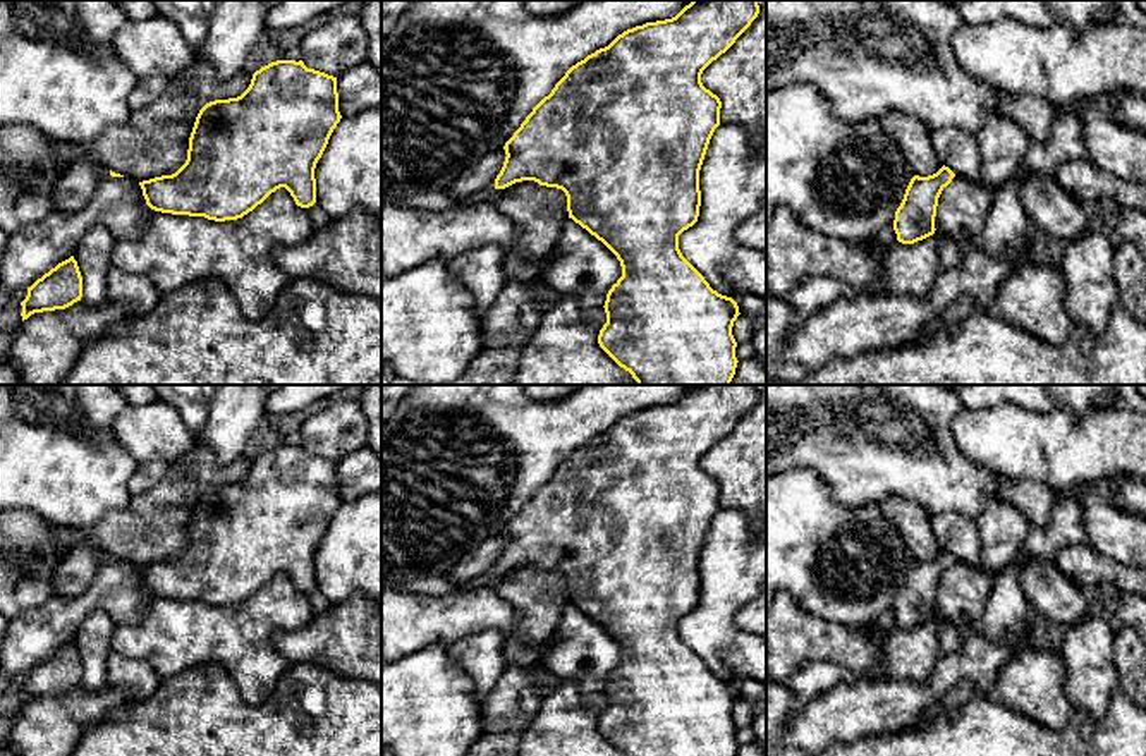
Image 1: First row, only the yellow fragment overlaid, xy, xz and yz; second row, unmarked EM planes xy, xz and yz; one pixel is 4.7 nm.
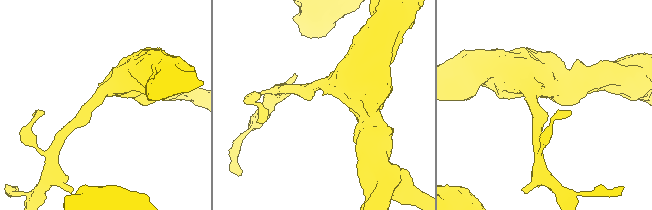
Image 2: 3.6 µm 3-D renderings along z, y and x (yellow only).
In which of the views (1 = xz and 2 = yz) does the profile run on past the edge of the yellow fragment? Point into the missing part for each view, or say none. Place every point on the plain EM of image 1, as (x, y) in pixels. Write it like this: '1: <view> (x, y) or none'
1: none
2: none

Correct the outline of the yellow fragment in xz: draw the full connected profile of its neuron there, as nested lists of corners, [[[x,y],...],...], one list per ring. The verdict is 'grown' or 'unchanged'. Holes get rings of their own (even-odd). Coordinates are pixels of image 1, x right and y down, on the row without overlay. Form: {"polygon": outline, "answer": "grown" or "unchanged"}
{"polygon": [[[692,385],[675,402],[646,407],[619,419],[608,431],[572,450],[505,527],[505,546],[495,574],[534,565],[562,574],[569,603],[601,625],[620,646],[622,662],[605,686],[607,708],[600,732],[625,756],[735,756],[732,720],[739,691],[710,672],[682,641],[679,620],[699,601],[699,555],[722,486],[701,467],[703,455],[725,438],[758,402],[758,385]]], "answer": "unchanged"}

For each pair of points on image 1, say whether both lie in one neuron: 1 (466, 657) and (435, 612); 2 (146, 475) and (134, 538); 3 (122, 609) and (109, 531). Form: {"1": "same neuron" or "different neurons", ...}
{"1": "different neurons", "2": "different neurons", "3": "different neurons"}

